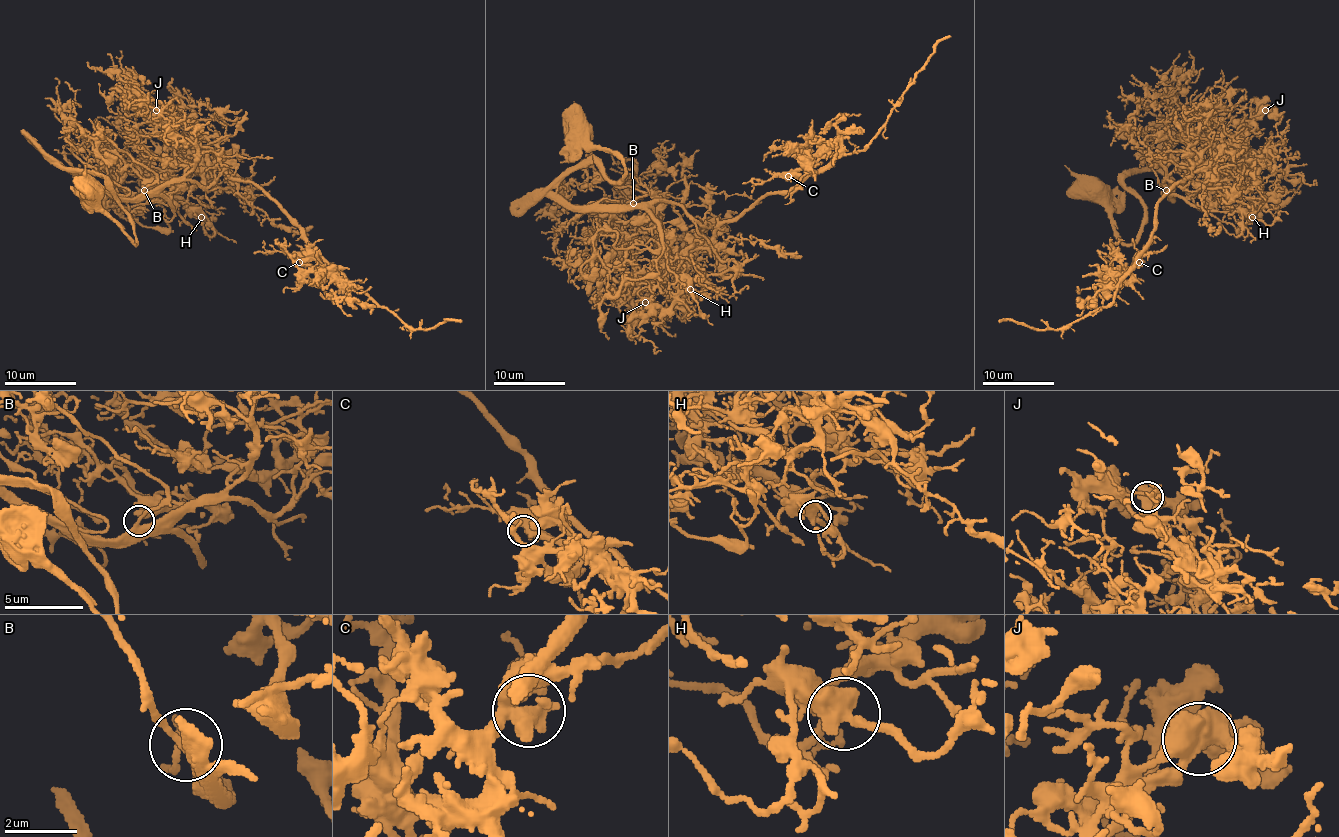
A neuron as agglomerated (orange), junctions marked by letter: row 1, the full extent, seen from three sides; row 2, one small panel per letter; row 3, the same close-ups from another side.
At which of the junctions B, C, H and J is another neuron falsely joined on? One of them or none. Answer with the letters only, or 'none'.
J

